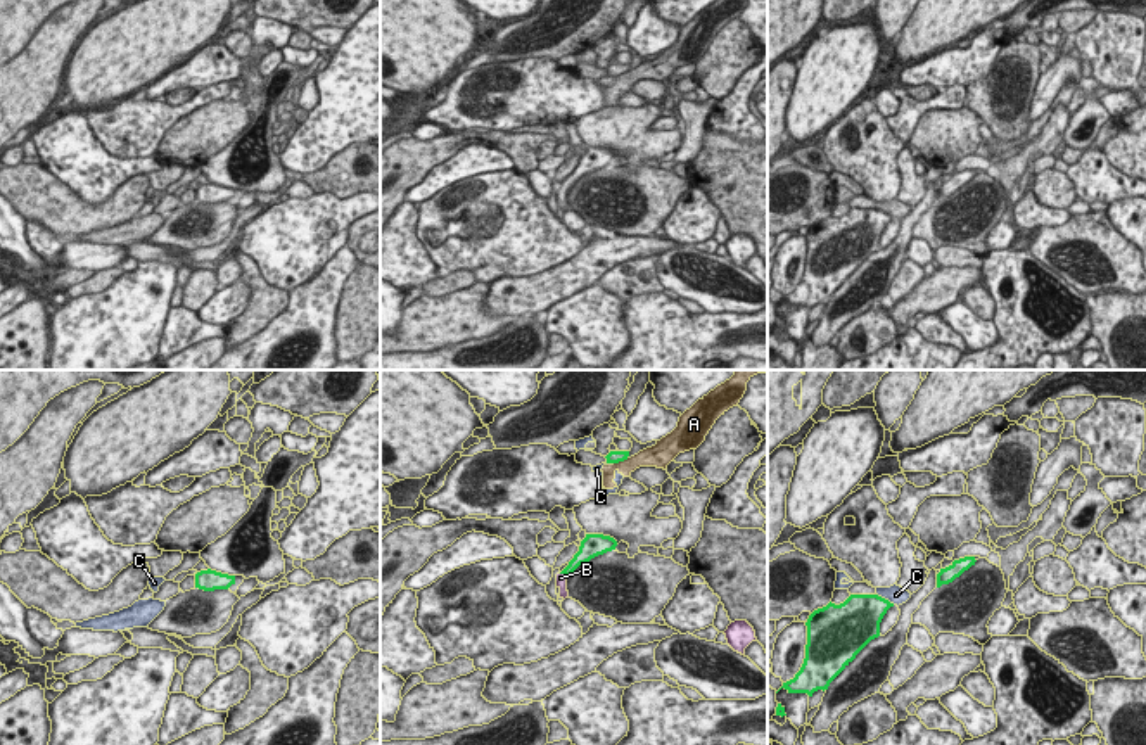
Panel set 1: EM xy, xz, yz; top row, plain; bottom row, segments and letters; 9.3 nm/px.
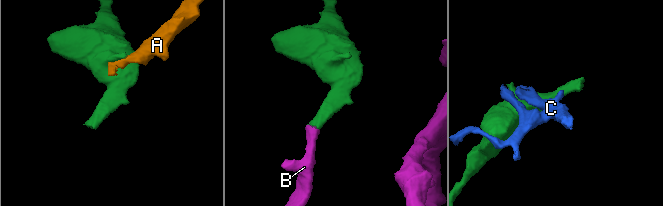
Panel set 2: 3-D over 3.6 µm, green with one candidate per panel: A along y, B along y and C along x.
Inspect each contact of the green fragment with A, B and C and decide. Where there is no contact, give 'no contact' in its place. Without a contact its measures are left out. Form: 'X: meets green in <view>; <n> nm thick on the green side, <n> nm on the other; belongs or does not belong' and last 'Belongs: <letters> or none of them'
A: meets green in xz; 130 nm thick on the green side, 160 nm on the other; does not belong
B: meets green in xz; 140 nm thick on the green side, 100 nm on the other; belongs
C: meets green in yz; 360 nm thick on the green side, 170 nm on the other; does not belong
Belongs: B

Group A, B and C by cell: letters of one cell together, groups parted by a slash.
A C / B

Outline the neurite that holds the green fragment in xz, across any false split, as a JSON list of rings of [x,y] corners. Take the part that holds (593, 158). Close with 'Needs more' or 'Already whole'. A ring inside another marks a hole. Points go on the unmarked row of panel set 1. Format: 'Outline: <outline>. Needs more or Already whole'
Outline: [[[586,147],[586,150],[581,154],[579,164],[574,168],[574,171],[569,175],[569,178],[557,187],[557,201],[560,202],[560,211],[569,211],[567,204],[567,190],[581,178],[589,175],[591,171],[603,168],[607,164],[615,162],[617,154],[610,149],[603,147]]]. Needs more.

